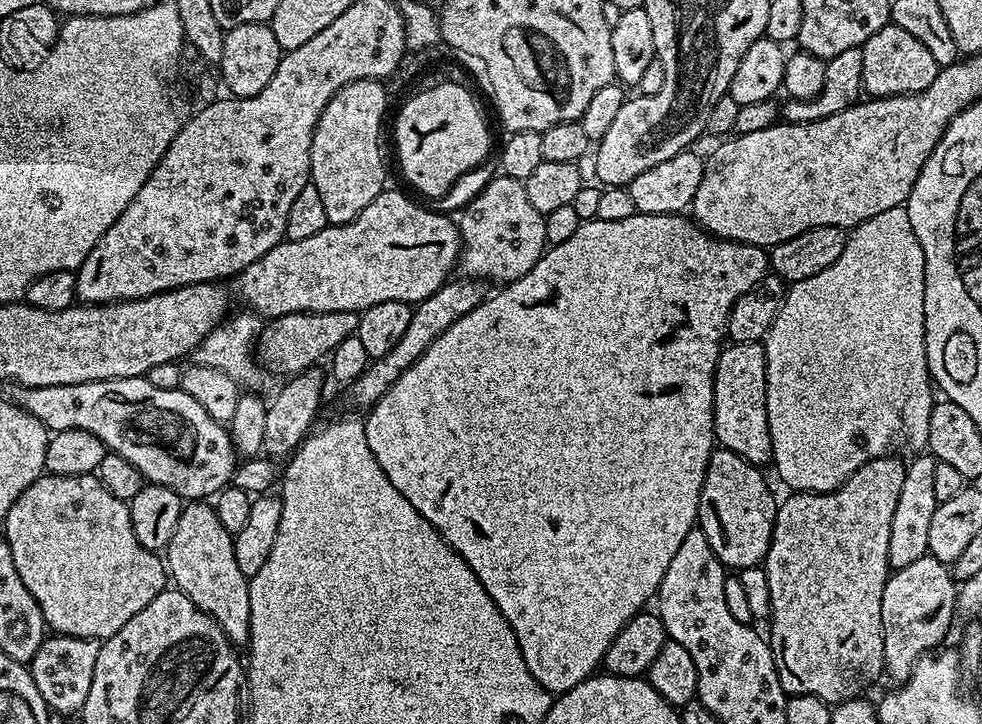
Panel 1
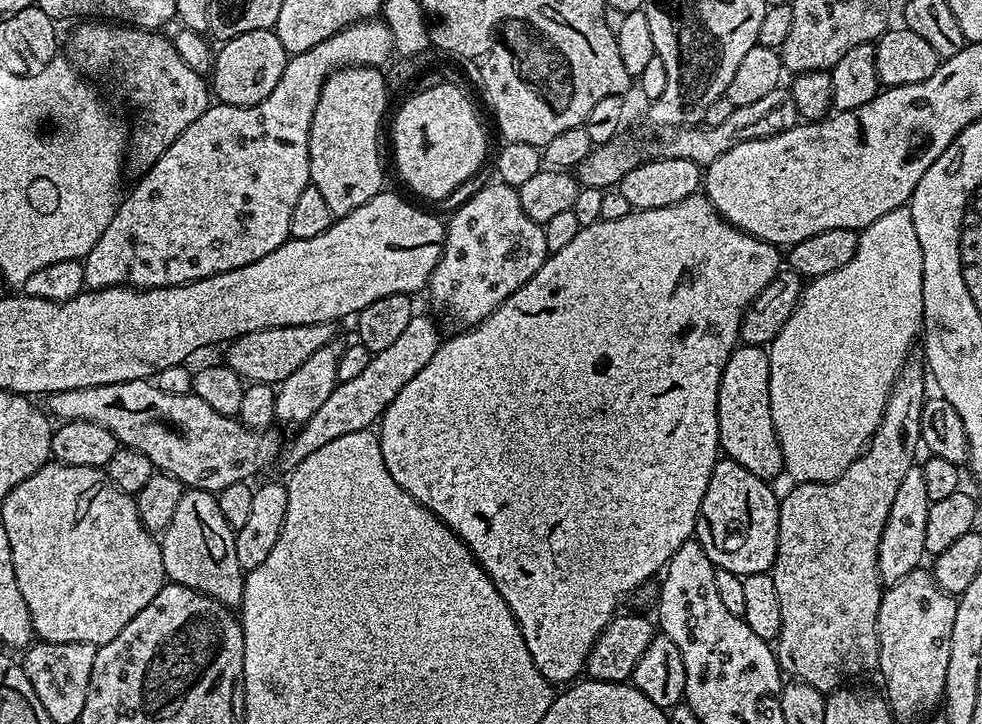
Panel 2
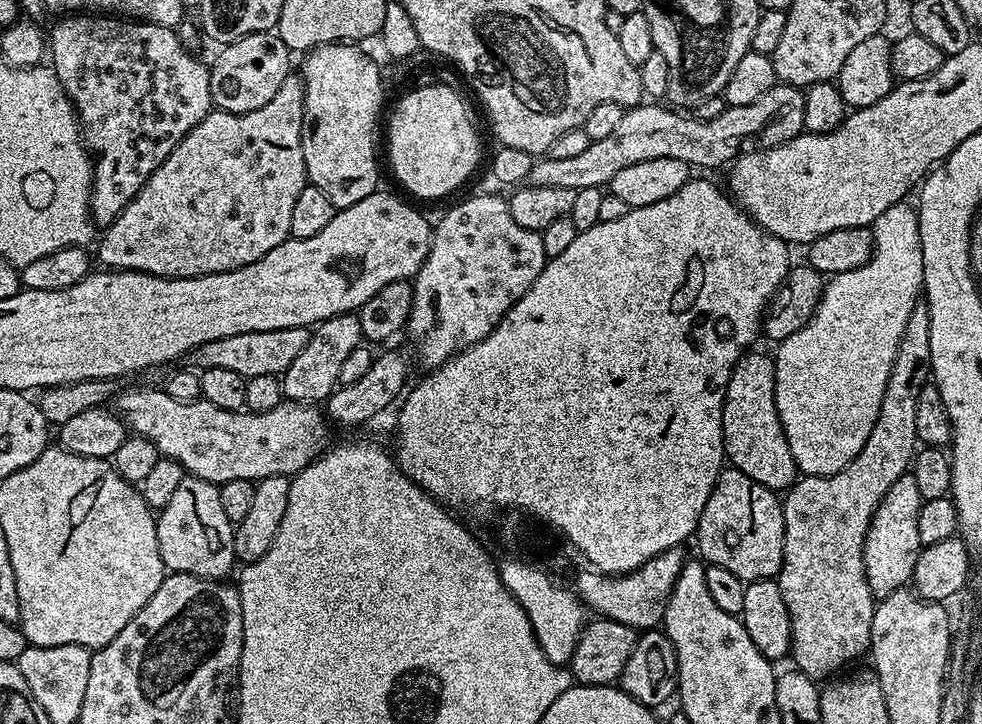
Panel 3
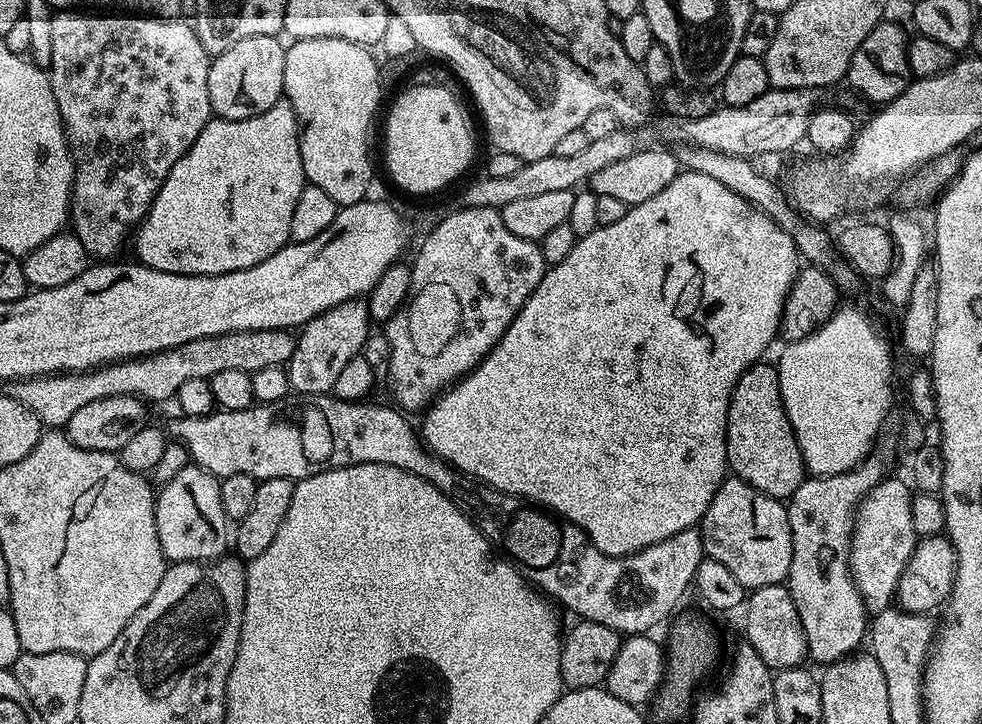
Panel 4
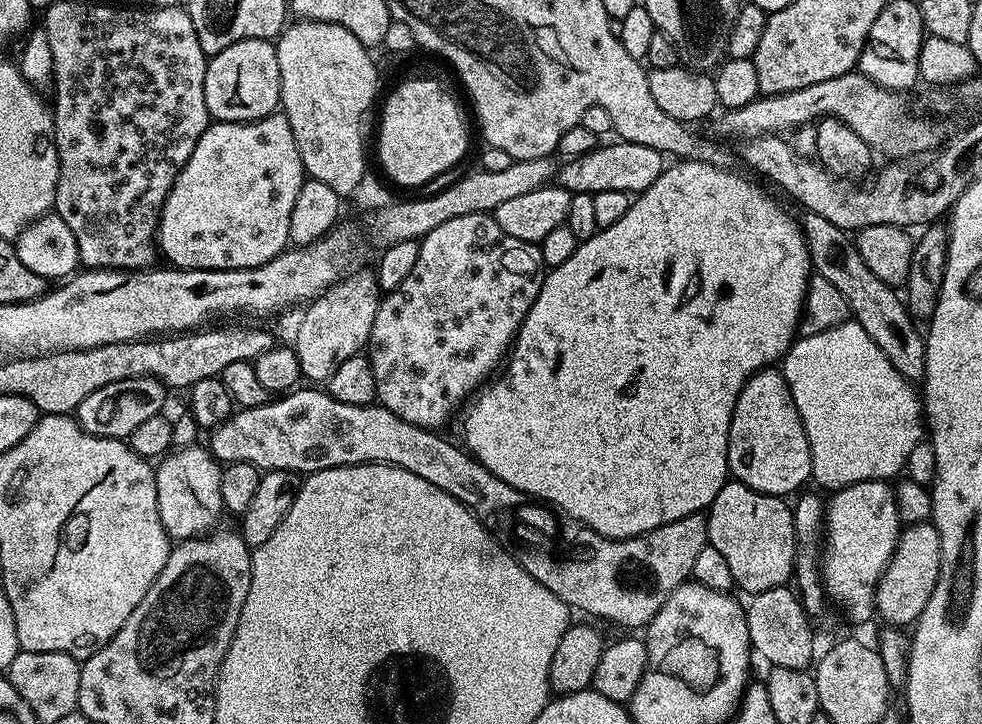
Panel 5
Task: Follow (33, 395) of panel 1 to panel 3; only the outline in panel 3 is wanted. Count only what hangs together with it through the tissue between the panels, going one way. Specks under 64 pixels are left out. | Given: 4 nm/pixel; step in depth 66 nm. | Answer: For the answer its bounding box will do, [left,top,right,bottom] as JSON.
[114,390,330,486]

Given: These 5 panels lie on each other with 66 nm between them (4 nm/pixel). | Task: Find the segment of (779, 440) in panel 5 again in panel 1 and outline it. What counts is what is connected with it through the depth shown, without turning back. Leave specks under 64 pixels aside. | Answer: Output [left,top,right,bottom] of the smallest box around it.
[714,343,772,465]

